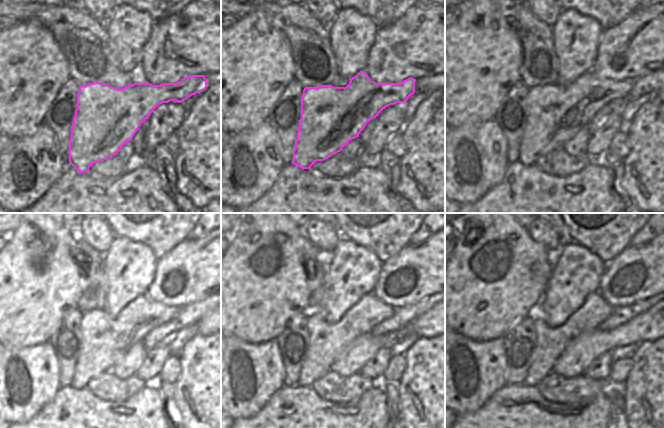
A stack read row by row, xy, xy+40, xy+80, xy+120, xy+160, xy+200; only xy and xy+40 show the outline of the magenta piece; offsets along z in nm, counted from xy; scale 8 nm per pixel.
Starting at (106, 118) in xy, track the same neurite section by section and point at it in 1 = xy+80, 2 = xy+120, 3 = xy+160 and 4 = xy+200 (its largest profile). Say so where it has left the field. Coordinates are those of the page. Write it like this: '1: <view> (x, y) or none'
1: xy+80 (555, 114)
2: xy+120 (105, 340)
3: xy+160 (327, 342)
4: xy+200 (551, 342)

